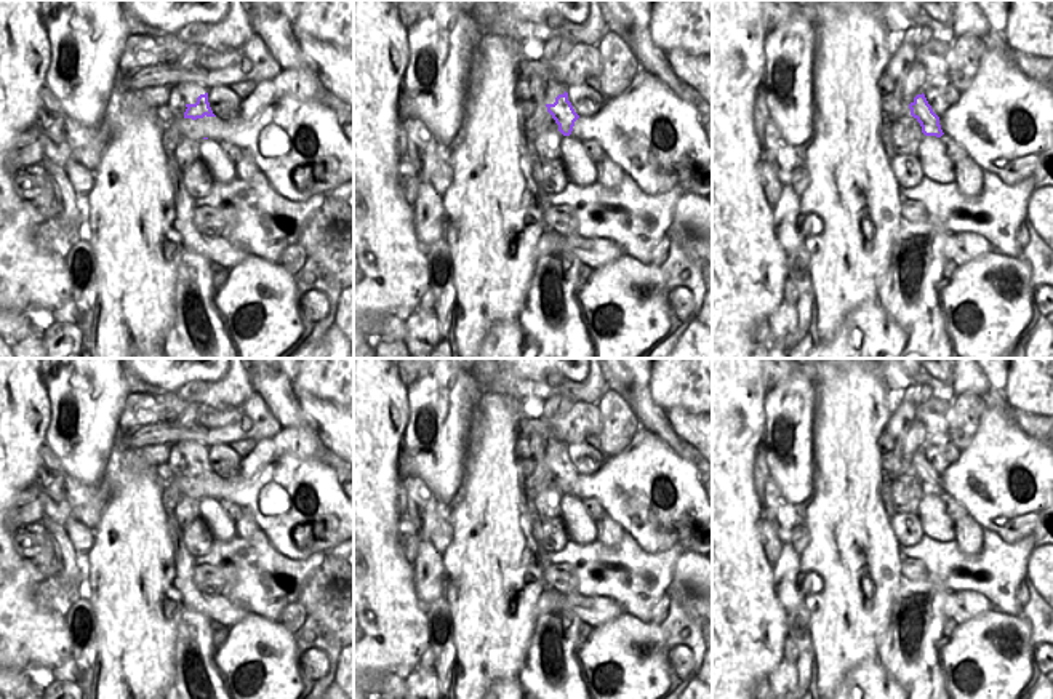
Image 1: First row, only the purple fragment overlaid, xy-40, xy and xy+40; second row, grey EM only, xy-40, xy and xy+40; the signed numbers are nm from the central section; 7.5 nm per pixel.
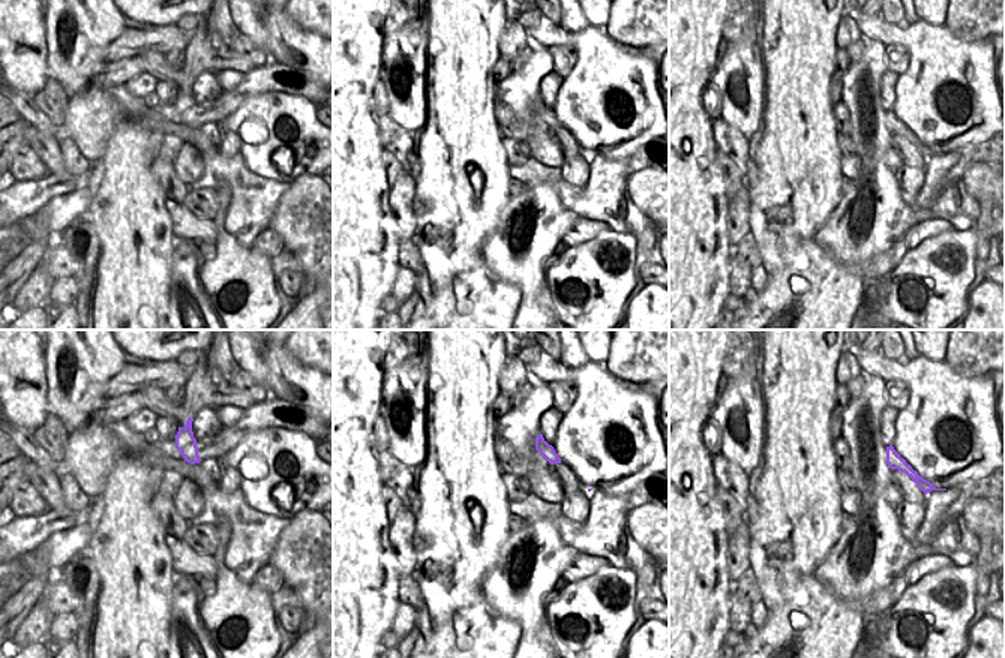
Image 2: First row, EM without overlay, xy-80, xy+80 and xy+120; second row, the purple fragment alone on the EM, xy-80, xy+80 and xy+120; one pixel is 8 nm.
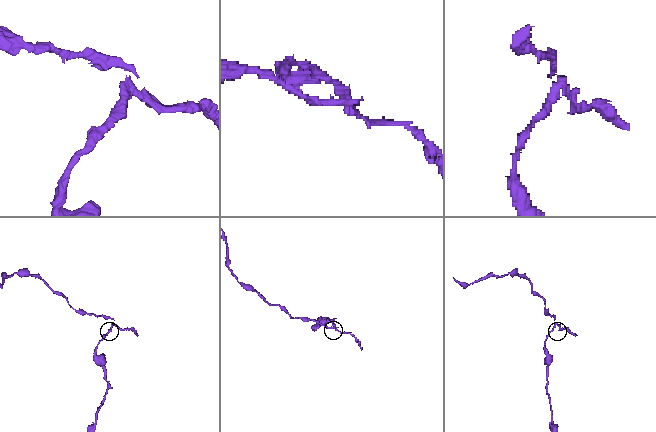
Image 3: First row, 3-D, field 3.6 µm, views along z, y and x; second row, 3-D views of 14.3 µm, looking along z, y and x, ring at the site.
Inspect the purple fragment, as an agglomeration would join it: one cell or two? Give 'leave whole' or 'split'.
split

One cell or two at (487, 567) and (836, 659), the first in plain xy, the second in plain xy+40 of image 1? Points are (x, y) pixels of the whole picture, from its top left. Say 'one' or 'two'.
one

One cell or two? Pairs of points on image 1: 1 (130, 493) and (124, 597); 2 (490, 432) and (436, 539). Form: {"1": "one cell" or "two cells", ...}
{"1": "one cell", "2": "two cells"}

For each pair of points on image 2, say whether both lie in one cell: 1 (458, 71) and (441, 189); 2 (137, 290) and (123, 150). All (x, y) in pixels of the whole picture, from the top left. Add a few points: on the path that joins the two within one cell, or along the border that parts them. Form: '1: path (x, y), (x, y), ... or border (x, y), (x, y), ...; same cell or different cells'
1: path (458, 101), (458, 159); same cell
2: path (134, 255), (126, 185); same cell

